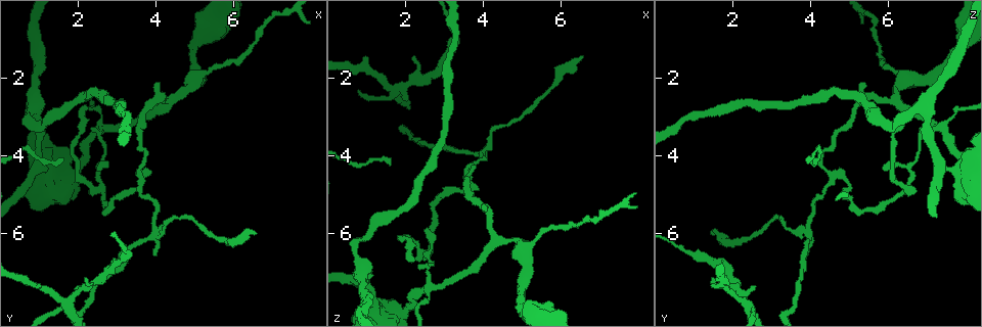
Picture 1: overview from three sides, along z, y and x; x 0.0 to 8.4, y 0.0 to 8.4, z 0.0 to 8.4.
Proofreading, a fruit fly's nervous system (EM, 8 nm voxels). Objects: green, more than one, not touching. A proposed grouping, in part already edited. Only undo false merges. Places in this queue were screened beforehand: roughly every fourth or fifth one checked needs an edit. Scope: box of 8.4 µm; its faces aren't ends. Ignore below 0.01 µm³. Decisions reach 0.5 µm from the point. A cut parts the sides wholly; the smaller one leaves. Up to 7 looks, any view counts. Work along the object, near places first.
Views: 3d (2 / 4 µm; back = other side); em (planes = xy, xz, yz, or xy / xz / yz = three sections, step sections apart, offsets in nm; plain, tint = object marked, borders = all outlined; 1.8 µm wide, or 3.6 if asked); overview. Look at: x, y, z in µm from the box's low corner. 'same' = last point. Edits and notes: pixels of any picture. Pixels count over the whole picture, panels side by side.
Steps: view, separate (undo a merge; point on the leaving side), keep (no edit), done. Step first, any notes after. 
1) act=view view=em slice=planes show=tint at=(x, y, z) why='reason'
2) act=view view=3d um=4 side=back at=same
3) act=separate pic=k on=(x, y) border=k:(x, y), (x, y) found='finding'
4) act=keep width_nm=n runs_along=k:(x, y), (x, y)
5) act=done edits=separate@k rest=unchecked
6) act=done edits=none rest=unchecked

act=view view=em slice=planes show=tint at=(3.95, 5.80, 3.95) why='three-way junction'

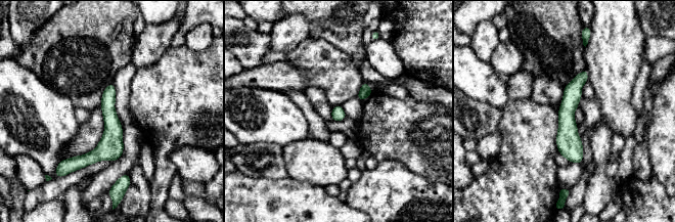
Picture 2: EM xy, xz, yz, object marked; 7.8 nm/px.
act=keep runs_along=2:(585, 73), (568, 105), (580, 160) found='continuous, no second cell'

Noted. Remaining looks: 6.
act=view view=3d um=4 at=(2.55, 4.70, 6.55) why='abrupt turn'

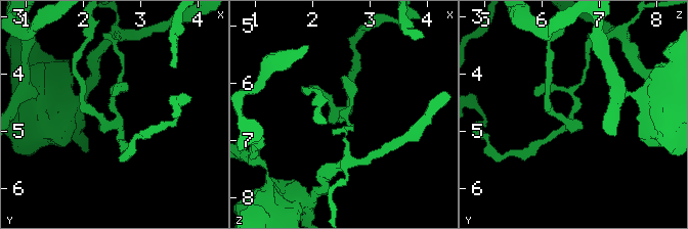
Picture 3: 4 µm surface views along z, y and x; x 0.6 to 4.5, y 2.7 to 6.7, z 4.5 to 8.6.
act=view view=em slice=planes show=plain at=(2.55, 4.75, 6.60)

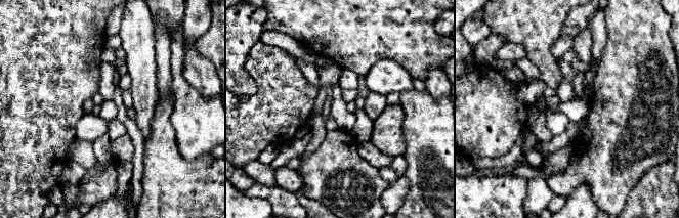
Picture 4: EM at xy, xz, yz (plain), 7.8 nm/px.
act=view view=em slice=planes show=tint at=same

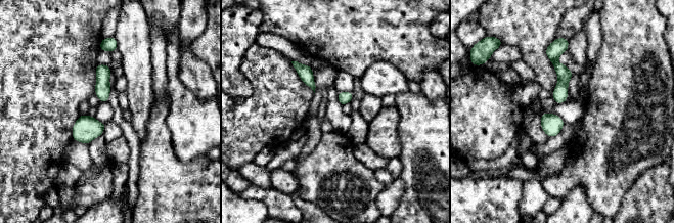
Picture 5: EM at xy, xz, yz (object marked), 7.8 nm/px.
act=keep found='continuous, no second cell'

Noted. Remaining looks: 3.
act=view view=3d um=2 at=(1.75, 7.65, 2.30)

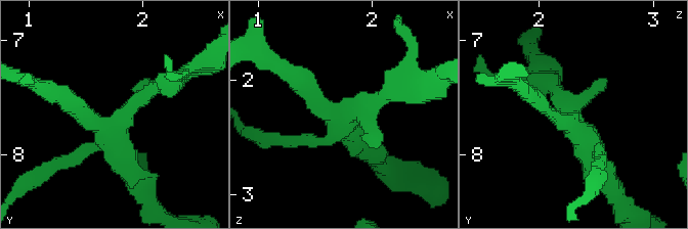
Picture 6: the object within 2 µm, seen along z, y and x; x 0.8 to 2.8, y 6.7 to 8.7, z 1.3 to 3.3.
act=view view=em um=3.6 slice=xz step=4 show=tint at=(1.74, 7.70, 2.26)

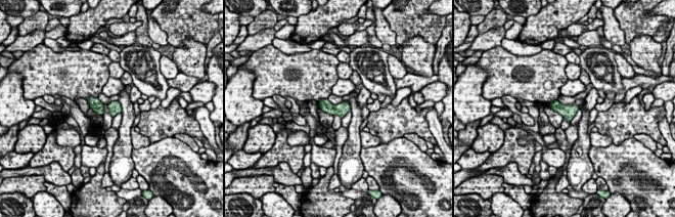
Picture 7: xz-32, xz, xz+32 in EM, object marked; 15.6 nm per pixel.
act=view view=em um=3.6 slice=xy step=16 show=borders at=same

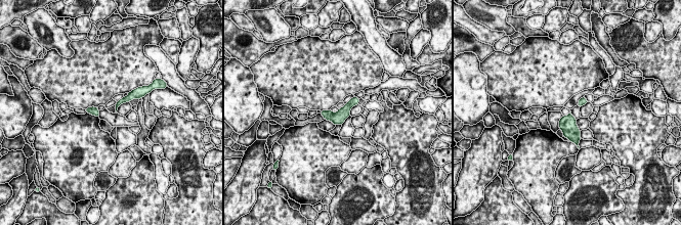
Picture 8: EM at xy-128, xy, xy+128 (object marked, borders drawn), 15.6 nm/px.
act=keep runs_along=8:(356, 100), (340, 115), (324, 113) found='one cell here'

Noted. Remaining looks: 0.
act=done edits=none rest=unchecked

